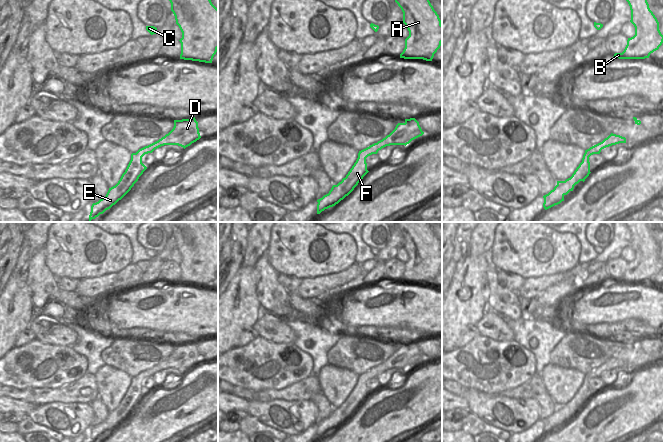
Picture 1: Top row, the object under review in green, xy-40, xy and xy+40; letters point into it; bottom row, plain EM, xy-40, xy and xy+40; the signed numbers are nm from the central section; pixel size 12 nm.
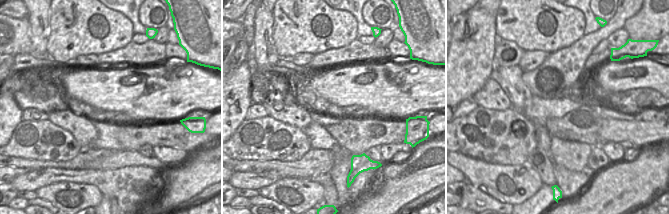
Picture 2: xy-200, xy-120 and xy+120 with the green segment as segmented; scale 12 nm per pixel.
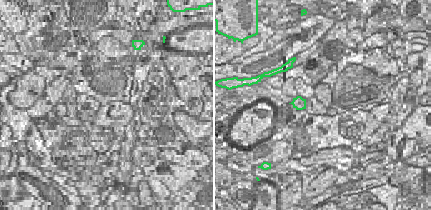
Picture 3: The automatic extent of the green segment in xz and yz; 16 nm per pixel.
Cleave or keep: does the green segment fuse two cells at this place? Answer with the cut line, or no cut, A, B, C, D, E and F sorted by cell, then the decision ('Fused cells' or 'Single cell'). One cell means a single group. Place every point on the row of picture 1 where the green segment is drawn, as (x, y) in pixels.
No split. Groups: A B C D E F. Single cell

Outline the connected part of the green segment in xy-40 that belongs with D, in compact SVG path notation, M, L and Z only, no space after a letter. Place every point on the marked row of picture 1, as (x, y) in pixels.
M195 117L174 120L174 127L168 134L158 141L139 149L136 153L131 154L131 160L118 183L109 188L104 198L92 204L89 221L110 209L131 190L139 177L147 169L142 163L142 157L145 154L152 153L155 149L164 145L178 145L185 149L200 138L198 122Z

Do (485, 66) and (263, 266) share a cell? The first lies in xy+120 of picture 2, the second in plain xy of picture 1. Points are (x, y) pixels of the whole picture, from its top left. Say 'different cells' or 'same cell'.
different cells

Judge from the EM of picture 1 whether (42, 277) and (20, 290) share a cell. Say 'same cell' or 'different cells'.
different cells

